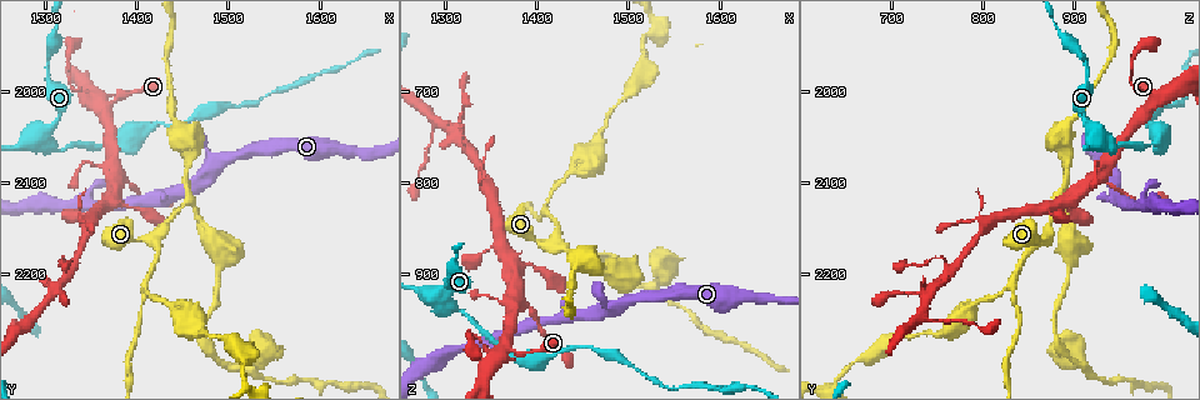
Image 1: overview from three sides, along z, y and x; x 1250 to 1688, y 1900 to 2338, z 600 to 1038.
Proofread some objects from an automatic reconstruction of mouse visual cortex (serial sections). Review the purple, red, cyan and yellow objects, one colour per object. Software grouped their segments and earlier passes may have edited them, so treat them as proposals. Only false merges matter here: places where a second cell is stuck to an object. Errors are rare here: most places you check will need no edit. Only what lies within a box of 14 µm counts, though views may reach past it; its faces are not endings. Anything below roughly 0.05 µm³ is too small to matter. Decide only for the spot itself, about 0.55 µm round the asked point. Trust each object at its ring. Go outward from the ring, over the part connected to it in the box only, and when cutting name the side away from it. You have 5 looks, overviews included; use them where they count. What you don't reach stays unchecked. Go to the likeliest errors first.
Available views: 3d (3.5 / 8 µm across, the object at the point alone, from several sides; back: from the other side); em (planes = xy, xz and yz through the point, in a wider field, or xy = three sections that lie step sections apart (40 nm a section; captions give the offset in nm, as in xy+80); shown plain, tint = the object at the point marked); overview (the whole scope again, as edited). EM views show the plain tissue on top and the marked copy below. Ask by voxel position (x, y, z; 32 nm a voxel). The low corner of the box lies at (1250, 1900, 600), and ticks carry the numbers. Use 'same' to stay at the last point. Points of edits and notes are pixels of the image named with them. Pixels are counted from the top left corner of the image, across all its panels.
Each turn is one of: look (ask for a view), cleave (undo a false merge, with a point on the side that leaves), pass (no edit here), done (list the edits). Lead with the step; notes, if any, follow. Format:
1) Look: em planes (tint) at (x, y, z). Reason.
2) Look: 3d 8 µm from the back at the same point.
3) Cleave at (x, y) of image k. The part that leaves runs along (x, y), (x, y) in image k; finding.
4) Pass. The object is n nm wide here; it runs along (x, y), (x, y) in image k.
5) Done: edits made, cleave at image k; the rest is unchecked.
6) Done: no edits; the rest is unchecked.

Look: 3d 8 µm from the back at (1410, 2215, 830). Arms part here.

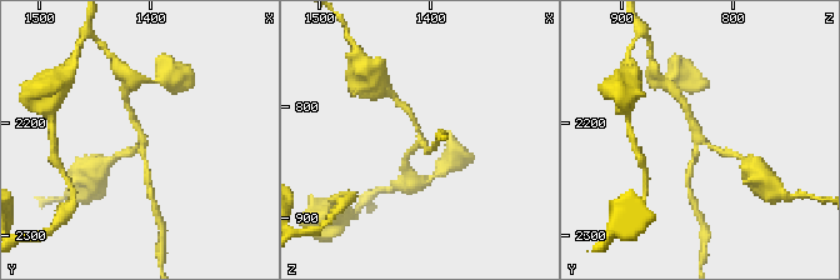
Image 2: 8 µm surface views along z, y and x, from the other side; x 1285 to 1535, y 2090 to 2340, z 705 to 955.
Look: em planes (tint) at (1410, 2212, 830). 3 arms meet here; the arms are 150, 150, 200 nm wide; need the tissue.

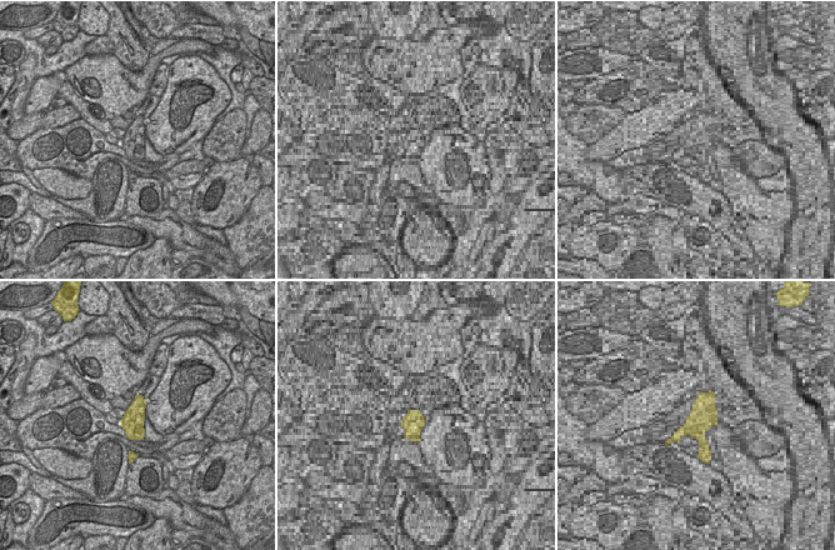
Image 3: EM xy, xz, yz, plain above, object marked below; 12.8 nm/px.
Pass. It runs along (685, 105), (701, 139), (725, 154) in image 2; all the same cell.

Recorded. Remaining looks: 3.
Look: 3d 8 µm from the back at (1455, 2120, 880). Arms part here.

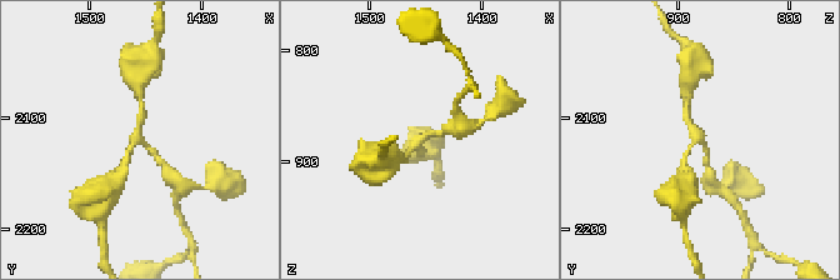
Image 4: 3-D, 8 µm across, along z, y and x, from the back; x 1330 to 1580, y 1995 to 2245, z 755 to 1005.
Look: 3d 3.5 µm at (1454, 2118, 880). Zoom in.

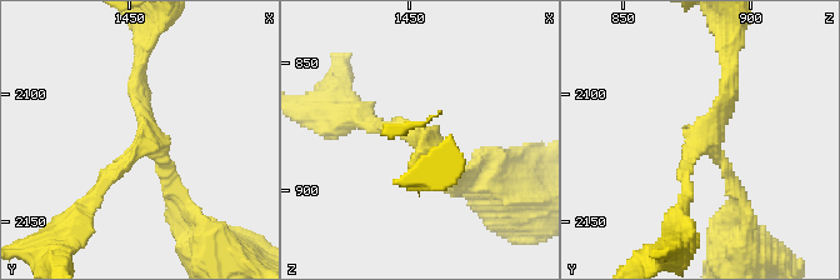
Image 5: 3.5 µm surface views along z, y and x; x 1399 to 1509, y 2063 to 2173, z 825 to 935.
Pass. It runs along (364, 125), (410, 129), (456, 180) in image 5; one cell here.

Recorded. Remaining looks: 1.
Done: no edits; the rest is unchecked.

